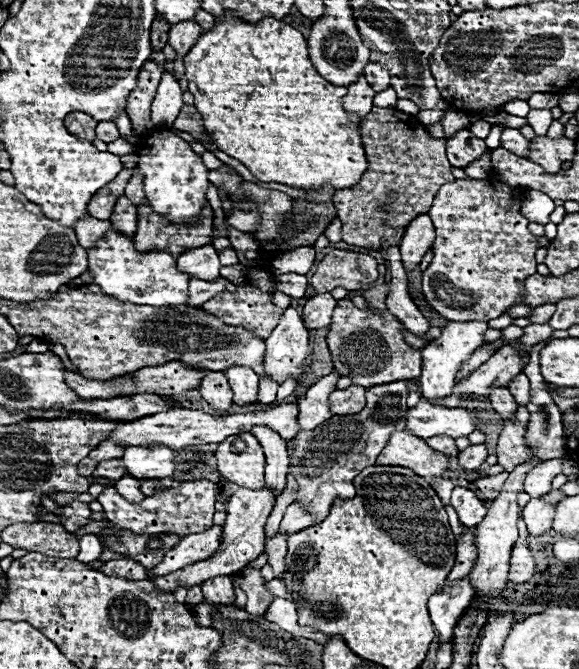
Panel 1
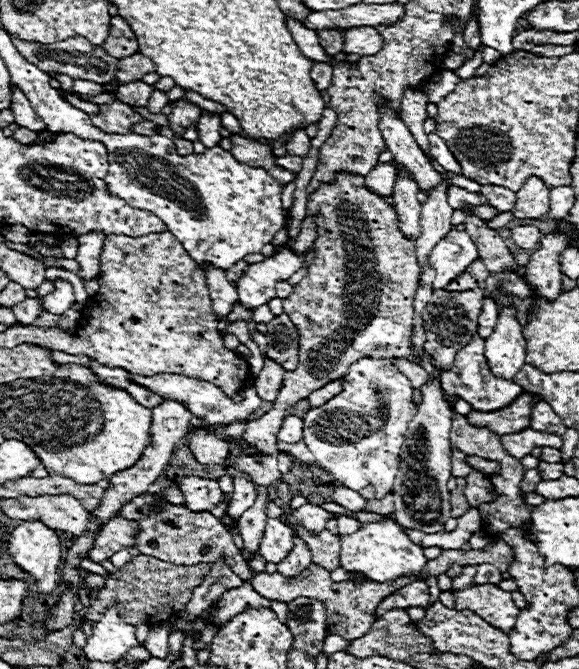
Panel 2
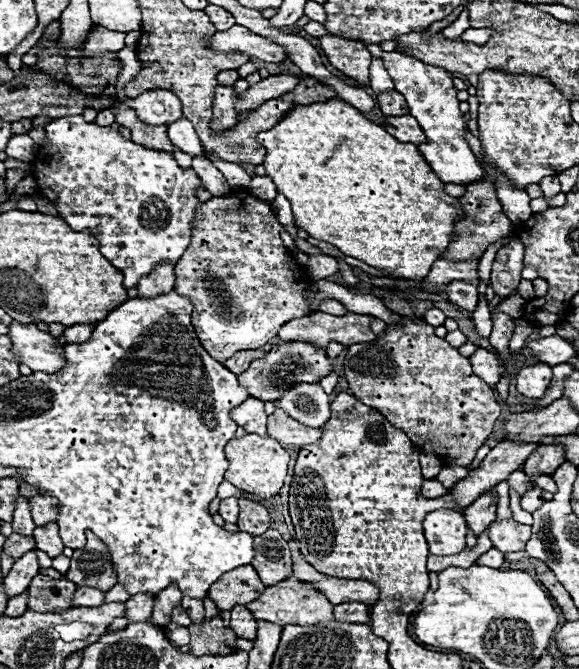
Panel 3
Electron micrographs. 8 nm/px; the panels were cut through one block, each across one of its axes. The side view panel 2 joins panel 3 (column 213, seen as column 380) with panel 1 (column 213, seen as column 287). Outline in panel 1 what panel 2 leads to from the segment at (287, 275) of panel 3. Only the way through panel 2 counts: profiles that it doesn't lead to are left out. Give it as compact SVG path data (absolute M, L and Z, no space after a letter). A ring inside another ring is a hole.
M252 284L238 288L234 294L224 290L200 308L230 326L244 326L260 338L270 336L284 312L272 304L272 294L260 292ZM210 372L200 384L200 394L216 410L216 416L224 416L232 404L232 390L222 372Z

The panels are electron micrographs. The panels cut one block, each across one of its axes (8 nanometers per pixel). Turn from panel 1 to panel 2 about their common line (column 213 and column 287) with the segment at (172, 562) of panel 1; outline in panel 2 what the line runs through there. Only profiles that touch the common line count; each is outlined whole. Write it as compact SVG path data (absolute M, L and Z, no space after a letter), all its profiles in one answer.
M268 518L264 536L260 540L260 554L264 556L264 560L278 564L290 554L292 548L294 548L292 530L284 522L276 518Z

